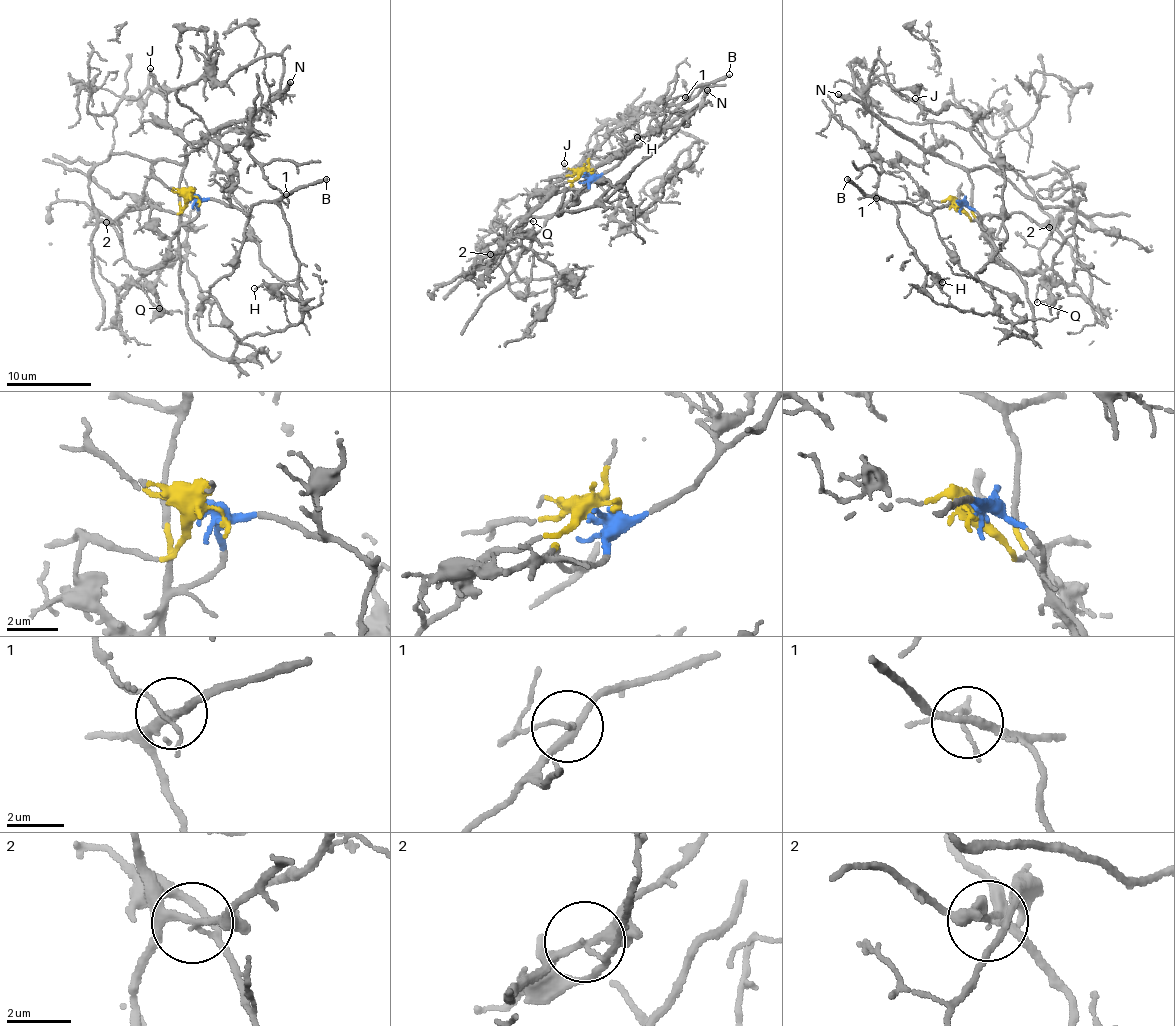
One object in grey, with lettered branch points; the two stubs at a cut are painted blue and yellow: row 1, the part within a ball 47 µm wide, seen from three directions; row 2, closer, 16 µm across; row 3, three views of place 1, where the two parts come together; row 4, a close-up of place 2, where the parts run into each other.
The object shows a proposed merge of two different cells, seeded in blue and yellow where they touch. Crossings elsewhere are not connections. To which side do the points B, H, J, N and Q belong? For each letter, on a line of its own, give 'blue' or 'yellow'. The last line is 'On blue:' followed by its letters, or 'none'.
B: blue
H: blue
J: blue
N: yellow
Q: yellow
On blue: B, H, J

